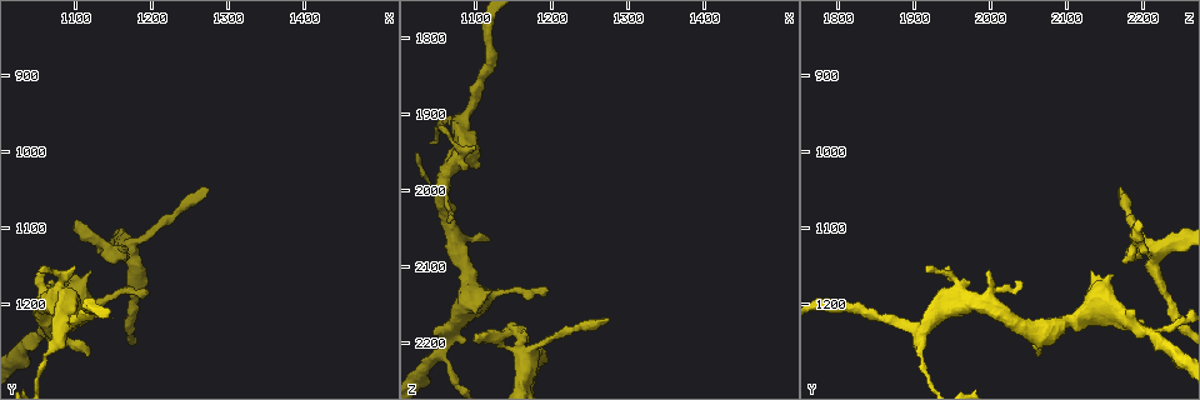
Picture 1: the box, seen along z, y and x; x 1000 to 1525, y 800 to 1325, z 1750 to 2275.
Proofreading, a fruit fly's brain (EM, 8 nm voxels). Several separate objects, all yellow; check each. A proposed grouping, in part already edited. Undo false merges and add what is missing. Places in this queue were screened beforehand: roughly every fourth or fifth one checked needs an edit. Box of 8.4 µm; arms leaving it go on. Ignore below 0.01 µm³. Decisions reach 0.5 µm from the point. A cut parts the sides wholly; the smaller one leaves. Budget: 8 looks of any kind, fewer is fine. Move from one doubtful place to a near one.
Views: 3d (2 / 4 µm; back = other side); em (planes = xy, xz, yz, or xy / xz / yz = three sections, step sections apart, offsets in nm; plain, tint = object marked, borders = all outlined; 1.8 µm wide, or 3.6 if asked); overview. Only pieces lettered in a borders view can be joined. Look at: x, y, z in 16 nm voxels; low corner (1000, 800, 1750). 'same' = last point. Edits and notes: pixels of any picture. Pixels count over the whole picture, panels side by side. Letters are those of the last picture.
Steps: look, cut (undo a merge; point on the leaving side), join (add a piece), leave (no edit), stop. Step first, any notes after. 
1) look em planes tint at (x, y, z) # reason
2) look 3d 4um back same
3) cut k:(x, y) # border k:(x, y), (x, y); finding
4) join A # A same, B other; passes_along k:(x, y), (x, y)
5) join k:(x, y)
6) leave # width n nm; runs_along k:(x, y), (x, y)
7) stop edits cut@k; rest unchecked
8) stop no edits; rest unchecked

look 3d 2um back at (1065, 1195, 1965) # looks like a crossing

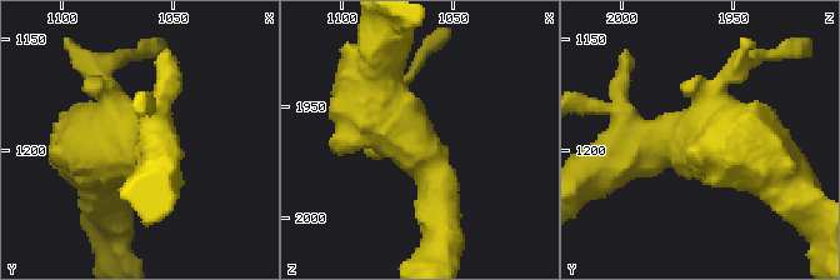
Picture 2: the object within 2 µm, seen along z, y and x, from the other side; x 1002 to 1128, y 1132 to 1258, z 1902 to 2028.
look em planes tint at (1066, 1198, 1968) # need the tissue

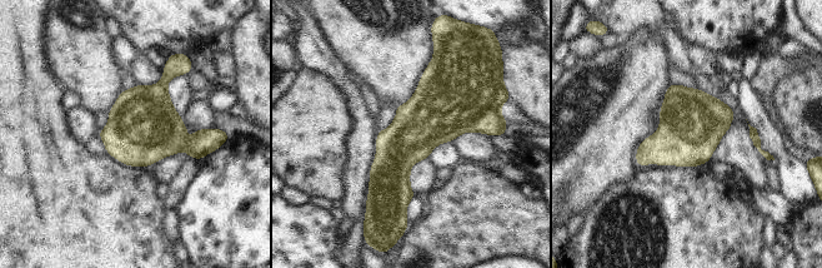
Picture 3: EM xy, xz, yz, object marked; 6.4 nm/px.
look em planes borders same # what lies round it

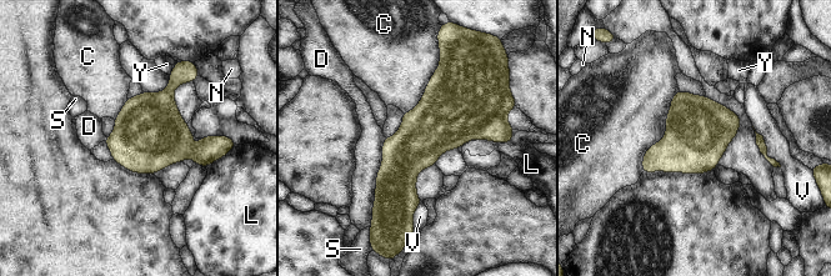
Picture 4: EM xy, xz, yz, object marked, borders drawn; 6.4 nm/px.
leave # width 360 nm; C other, D other, L other, N other, S other, V other, Y other; one cell here

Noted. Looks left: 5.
look em 3.6um xy step 8 borders at (1100, 1090, 2195) # branch stops here

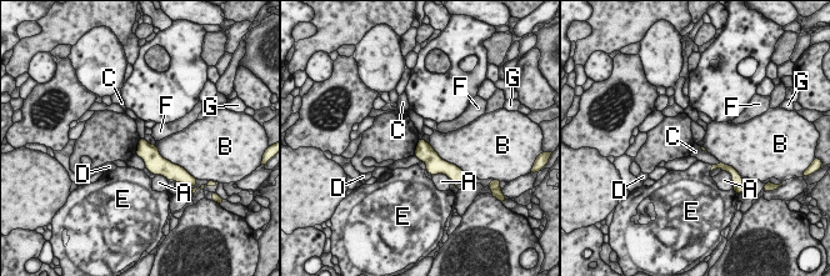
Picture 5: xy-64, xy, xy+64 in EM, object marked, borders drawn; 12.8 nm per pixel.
look em 3.6um planes borders same # another direction

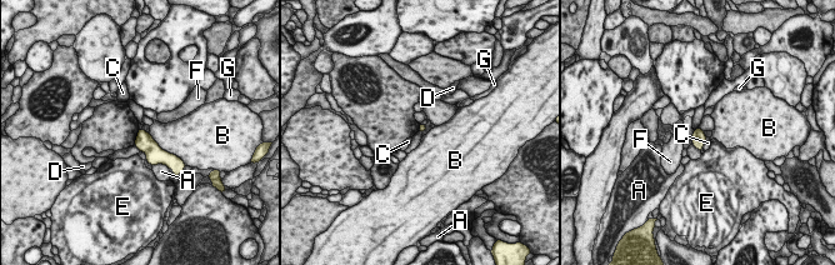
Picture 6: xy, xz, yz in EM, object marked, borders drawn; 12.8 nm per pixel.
leave # longest_contact B 460 nm; A other, B other, C other, D other, E other, F other, G other; border 6:(706, 138), (701, 148); no lettered piece goes on from it

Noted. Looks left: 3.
look 3d 2um at (1275, 1045, 2170) # an open end

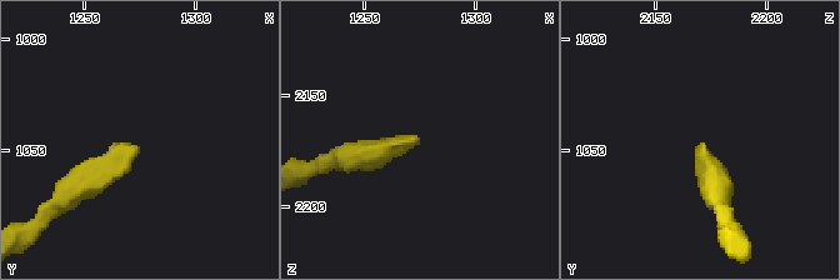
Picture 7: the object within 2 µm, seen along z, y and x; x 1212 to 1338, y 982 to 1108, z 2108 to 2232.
look em 3.6um yz step 16 borders at (1275, 1047, 2169) # now the EM

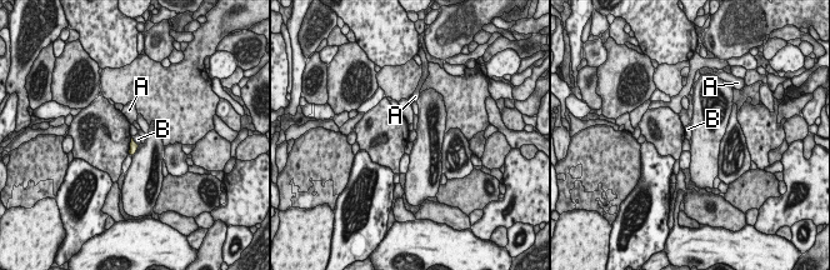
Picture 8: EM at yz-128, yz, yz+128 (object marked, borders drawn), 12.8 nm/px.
look em 3.6um xy step 16 borders same

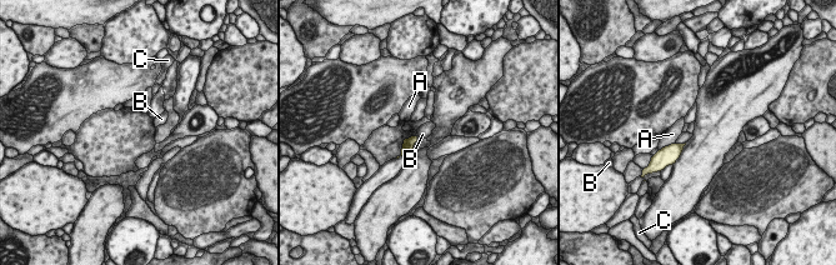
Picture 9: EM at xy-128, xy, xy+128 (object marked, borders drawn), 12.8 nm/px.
leave # A other, B other, C other; border 9:(685, 141), (675, 143); none of them fits

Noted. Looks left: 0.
stop no edits; rest unchecked

